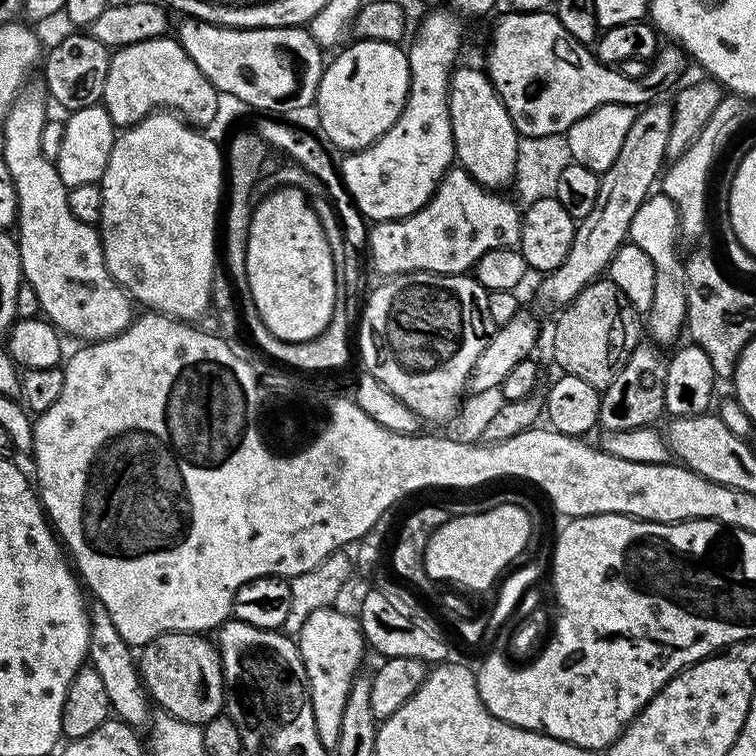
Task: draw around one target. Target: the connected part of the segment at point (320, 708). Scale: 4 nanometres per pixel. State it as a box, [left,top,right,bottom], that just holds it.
[298,606,366,749]

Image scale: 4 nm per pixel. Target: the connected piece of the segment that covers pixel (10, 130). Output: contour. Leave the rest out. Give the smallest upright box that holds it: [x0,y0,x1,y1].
[2,83,134,342]

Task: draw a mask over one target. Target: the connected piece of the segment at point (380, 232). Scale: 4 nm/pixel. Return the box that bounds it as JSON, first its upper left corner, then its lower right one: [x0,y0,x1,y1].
[368,166,521,277]

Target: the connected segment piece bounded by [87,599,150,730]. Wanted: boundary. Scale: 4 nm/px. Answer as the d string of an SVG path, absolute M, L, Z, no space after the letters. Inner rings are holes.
M93 599L88 604L88 621L90 622L90 646L87 663L98 672L102 680L115 719L121 720L124 724L131 724L134 729L140 730L143 724L145 723L145 727L150 720L150 715L148 716L150 698L140 678L133 645L128 644L126 638L122 638L122 634L118 634L110 613L106 610L106 606L102 606L102 602Z

